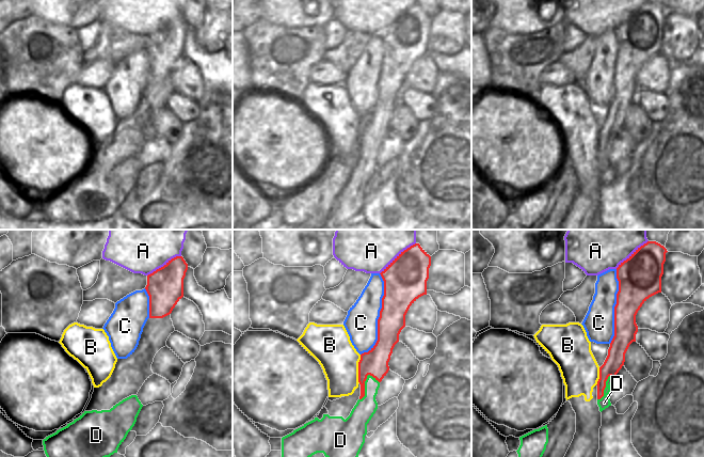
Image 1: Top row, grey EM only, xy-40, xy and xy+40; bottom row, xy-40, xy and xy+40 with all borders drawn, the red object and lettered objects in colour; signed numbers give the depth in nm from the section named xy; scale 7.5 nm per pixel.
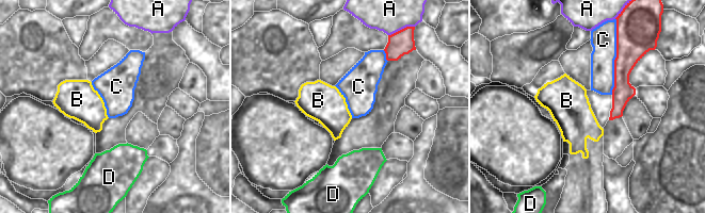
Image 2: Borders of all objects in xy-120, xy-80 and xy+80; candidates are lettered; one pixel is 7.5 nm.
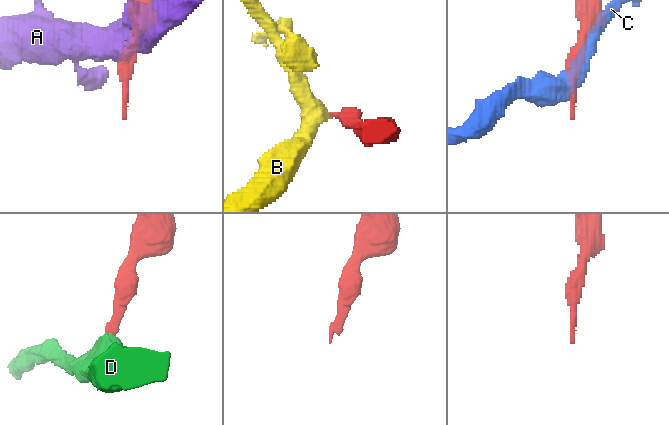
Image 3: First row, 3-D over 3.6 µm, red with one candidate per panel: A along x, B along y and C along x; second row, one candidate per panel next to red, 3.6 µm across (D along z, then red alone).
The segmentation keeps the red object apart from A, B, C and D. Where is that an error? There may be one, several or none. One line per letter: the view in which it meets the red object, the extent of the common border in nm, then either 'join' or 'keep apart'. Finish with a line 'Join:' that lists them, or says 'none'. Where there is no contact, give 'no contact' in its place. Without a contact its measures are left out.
A: contact in xy; length 360 nm; keep apart
B: contact in xy; length 220 nm; keep apart
C: contact in xy; length 650 nm; keep apart
D: contact in xy; length 220 nm; keep apart
Join: none

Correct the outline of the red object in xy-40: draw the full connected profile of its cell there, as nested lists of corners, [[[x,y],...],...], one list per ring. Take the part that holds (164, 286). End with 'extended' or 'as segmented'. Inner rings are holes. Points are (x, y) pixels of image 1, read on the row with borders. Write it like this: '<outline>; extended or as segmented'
[[[176,256],[163,267],[147,275],[145,287],[149,296],[149,318],[170,315],[183,297],[183,279],[188,264],[182,256]]]; as segmented

